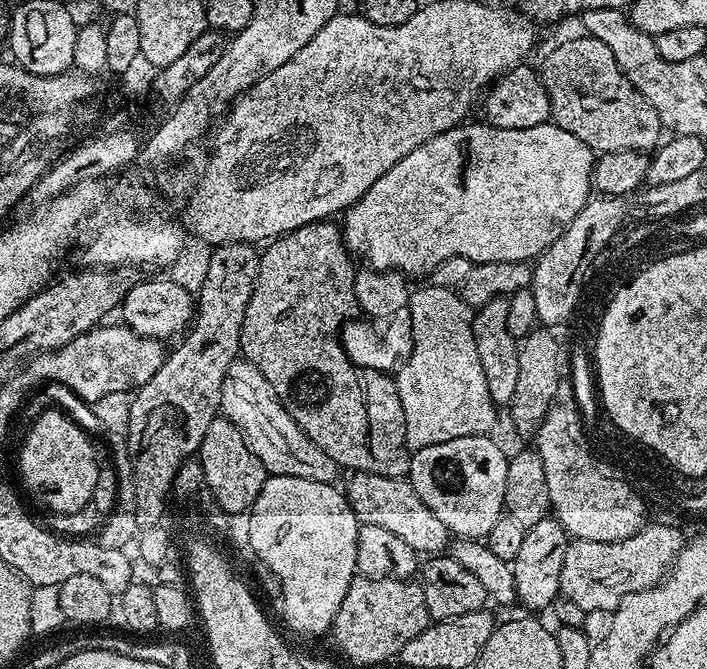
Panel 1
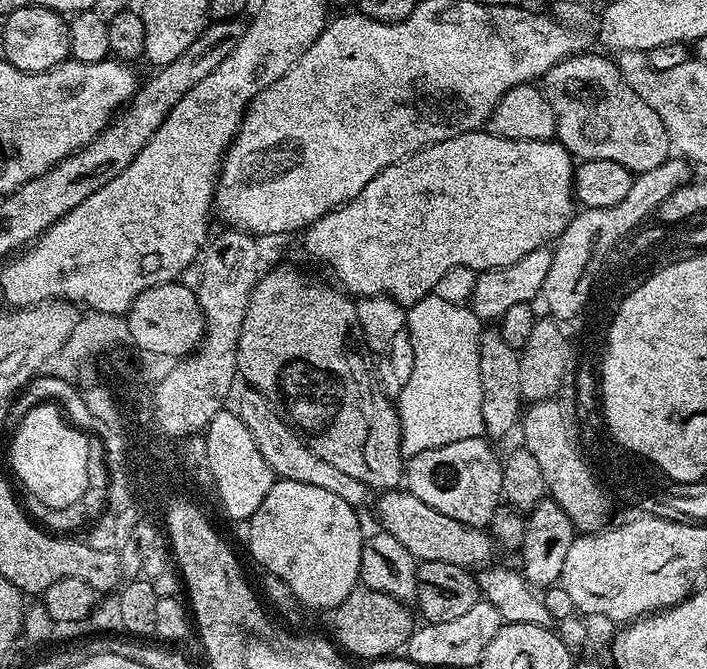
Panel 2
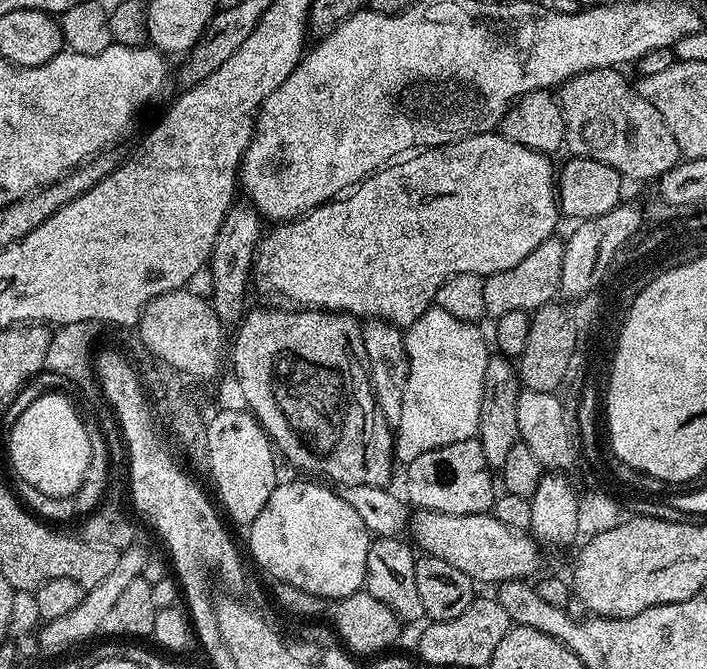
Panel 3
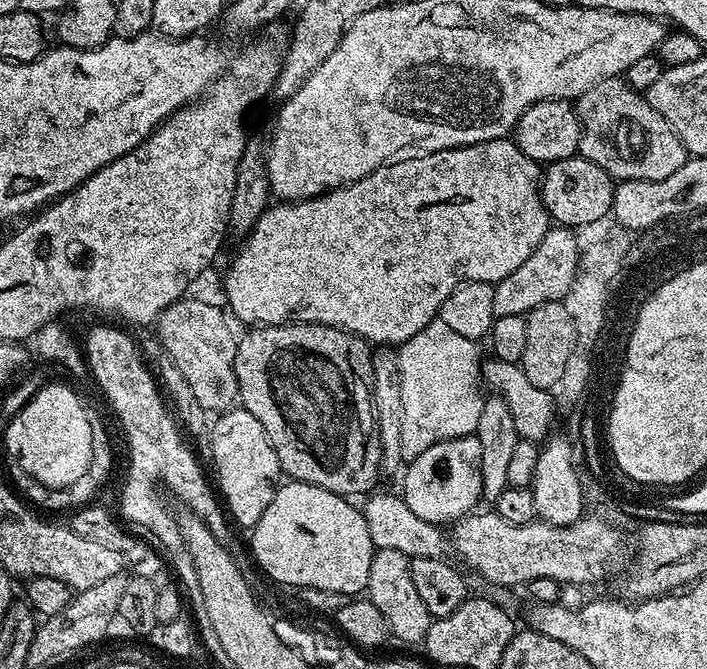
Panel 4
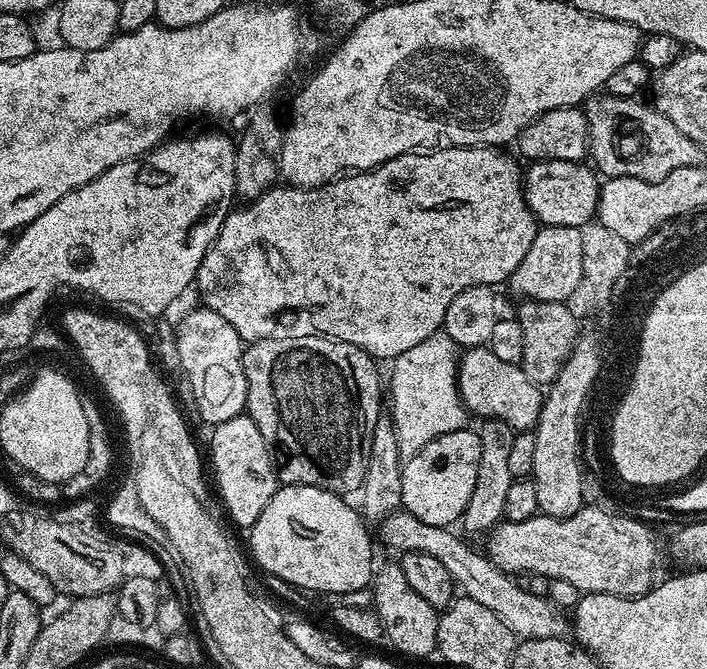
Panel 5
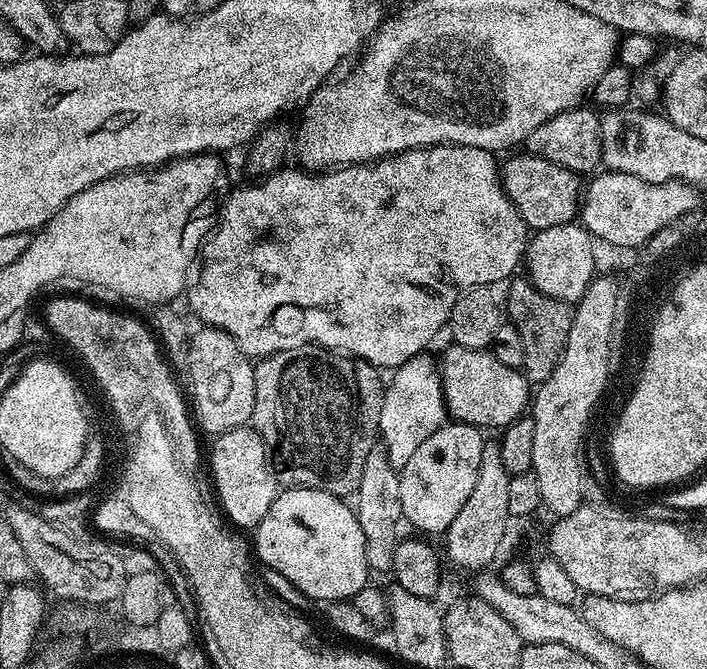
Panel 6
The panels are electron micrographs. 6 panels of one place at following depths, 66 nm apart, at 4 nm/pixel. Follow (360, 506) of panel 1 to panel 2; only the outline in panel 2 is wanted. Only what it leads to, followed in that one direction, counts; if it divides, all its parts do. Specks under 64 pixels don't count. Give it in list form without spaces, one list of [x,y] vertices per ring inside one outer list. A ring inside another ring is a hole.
[[[384,490],[377,496],[380,496],[376,500],[379,527],[398,538],[416,561],[450,562],[454,566],[476,570],[493,559],[494,541],[484,528],[472,528],[454,518],[446,518],[446,514],[438,514],[434,506],[426,506],[422,498],[407,490]]]

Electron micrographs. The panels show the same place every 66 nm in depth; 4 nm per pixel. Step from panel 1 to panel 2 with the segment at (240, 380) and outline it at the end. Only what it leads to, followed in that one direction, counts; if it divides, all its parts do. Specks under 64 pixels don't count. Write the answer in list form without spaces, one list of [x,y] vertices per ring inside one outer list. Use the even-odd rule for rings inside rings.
[[[250,390],[246,392],[246,400],[238,406],[238,411],[243,421],[247,424],[250,434],[262,451],[262,456],[271,466],[273,473],[281,479],[306,482],[312,486],[321,487],[324,490],[342,498],[344,502],[355,508],[362,508],[368,500],[370,489],[367,484],[359,482],[356,478],[343,474],[342,470],[335,469],[330,463],[323,462],[309,450],[303,439],[285,422],[276,416],[276,411],[269,401],[259,392]]]

